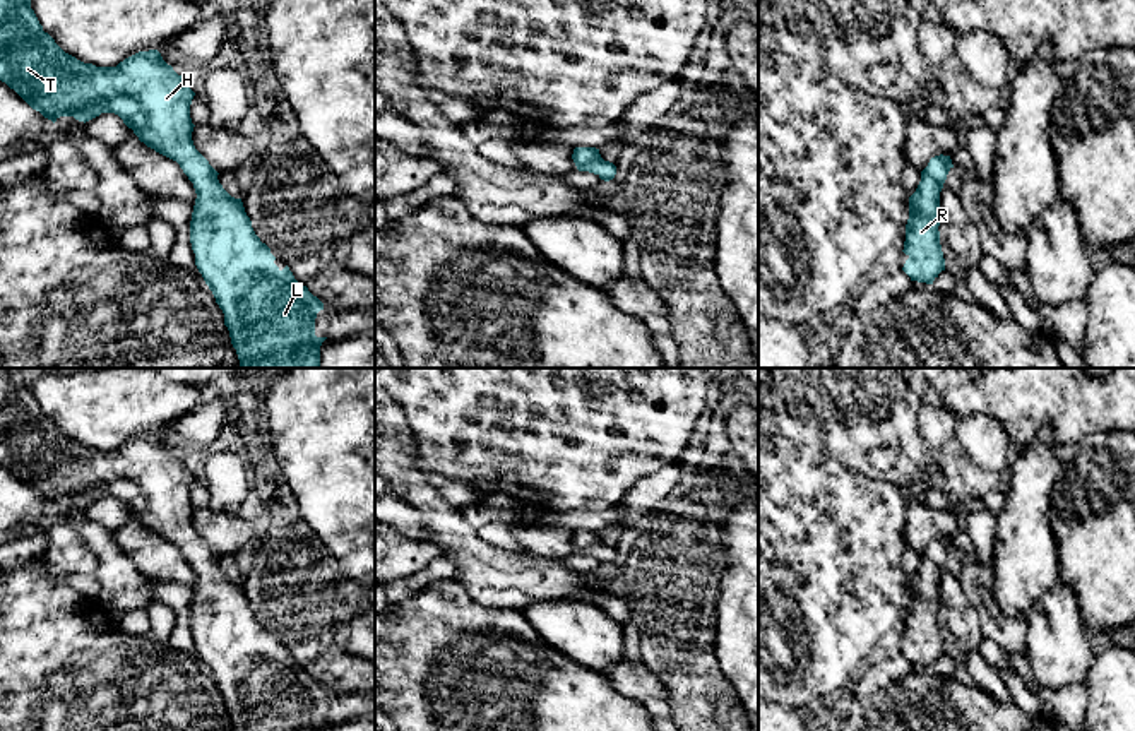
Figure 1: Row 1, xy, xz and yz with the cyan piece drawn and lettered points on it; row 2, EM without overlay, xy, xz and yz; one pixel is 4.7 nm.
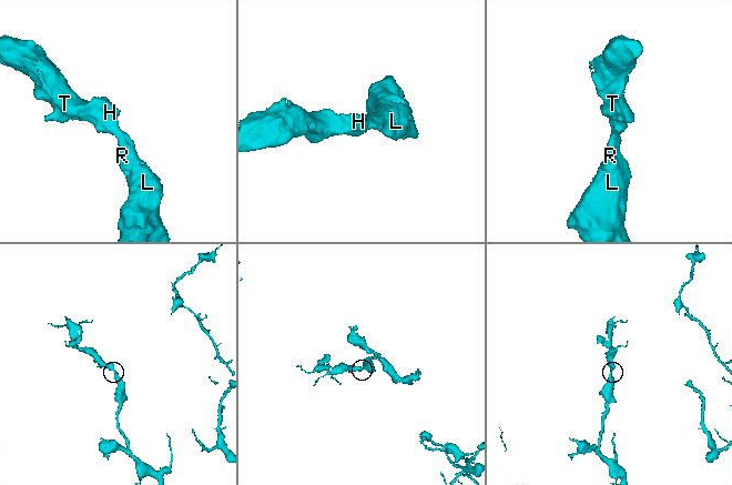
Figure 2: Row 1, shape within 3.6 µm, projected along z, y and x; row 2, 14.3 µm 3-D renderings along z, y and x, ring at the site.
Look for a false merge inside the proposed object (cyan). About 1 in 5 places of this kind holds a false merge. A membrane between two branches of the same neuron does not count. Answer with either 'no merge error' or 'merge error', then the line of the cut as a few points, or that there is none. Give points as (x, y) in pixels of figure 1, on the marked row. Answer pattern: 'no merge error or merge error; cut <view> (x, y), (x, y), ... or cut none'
no merge error; cut none

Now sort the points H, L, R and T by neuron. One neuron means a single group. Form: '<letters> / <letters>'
H L R T

